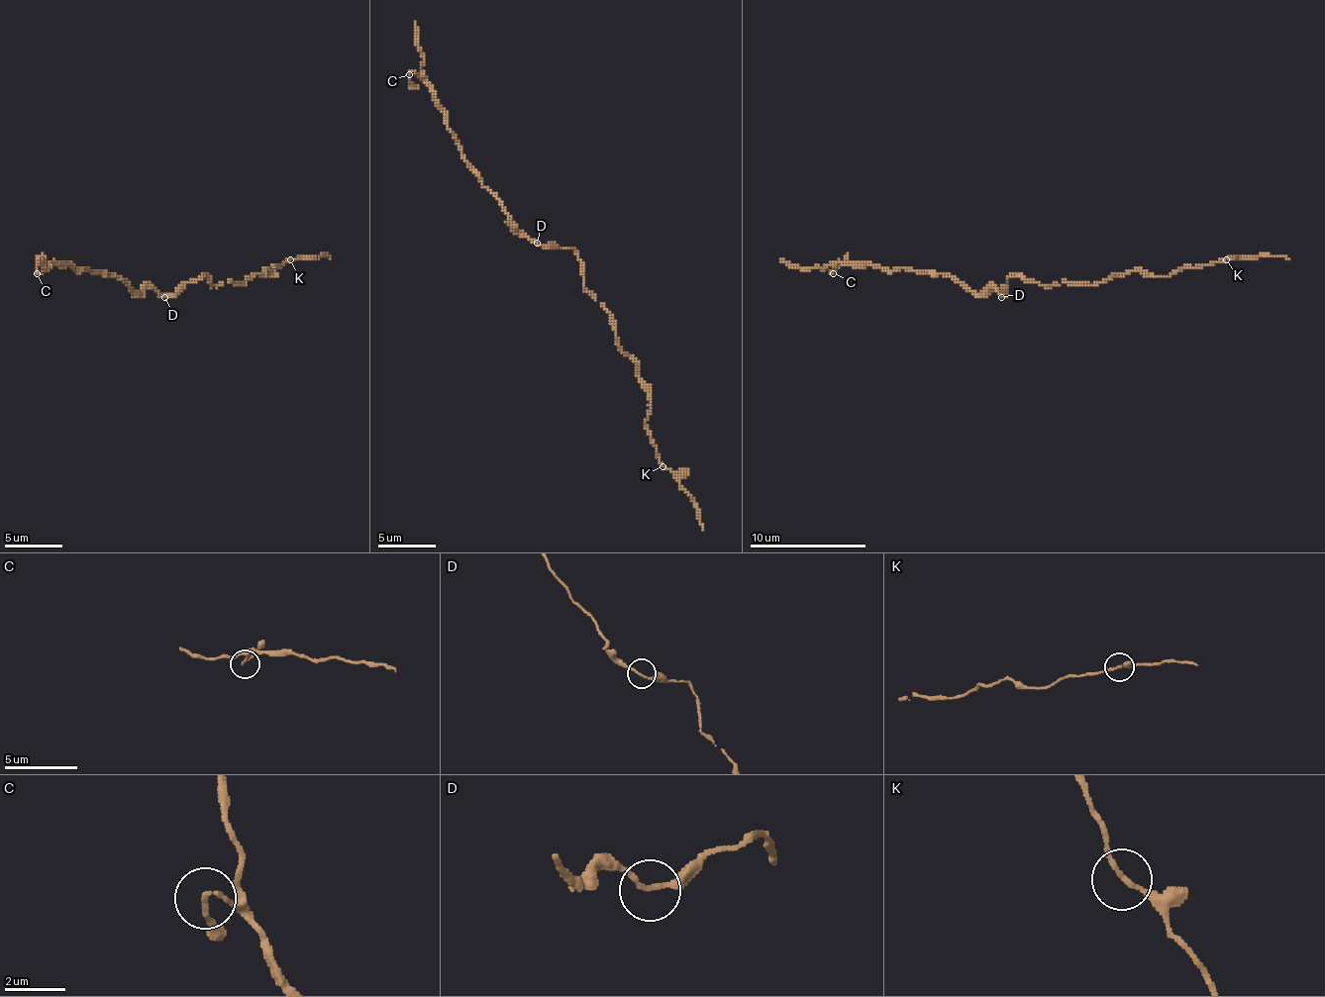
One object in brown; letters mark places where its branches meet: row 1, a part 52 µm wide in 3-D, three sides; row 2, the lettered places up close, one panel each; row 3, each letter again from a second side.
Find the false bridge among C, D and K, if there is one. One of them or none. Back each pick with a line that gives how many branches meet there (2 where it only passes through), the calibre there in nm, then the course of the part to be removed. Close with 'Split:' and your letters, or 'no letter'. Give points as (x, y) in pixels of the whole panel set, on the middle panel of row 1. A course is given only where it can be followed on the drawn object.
Split: no letter

